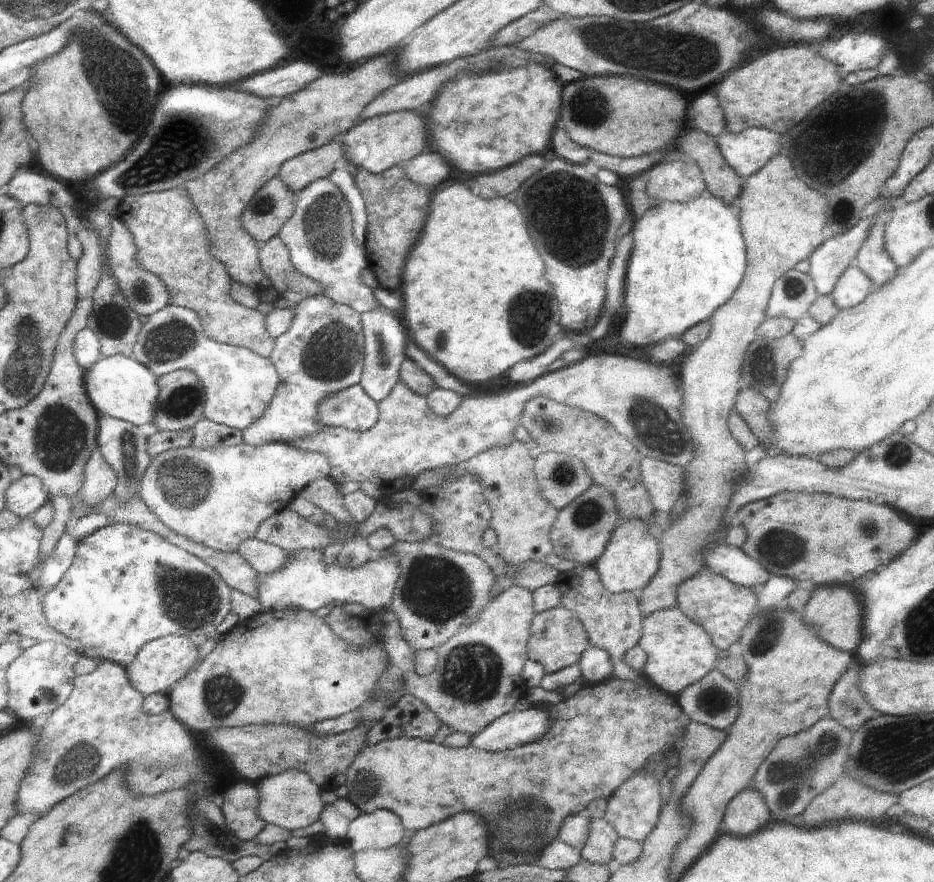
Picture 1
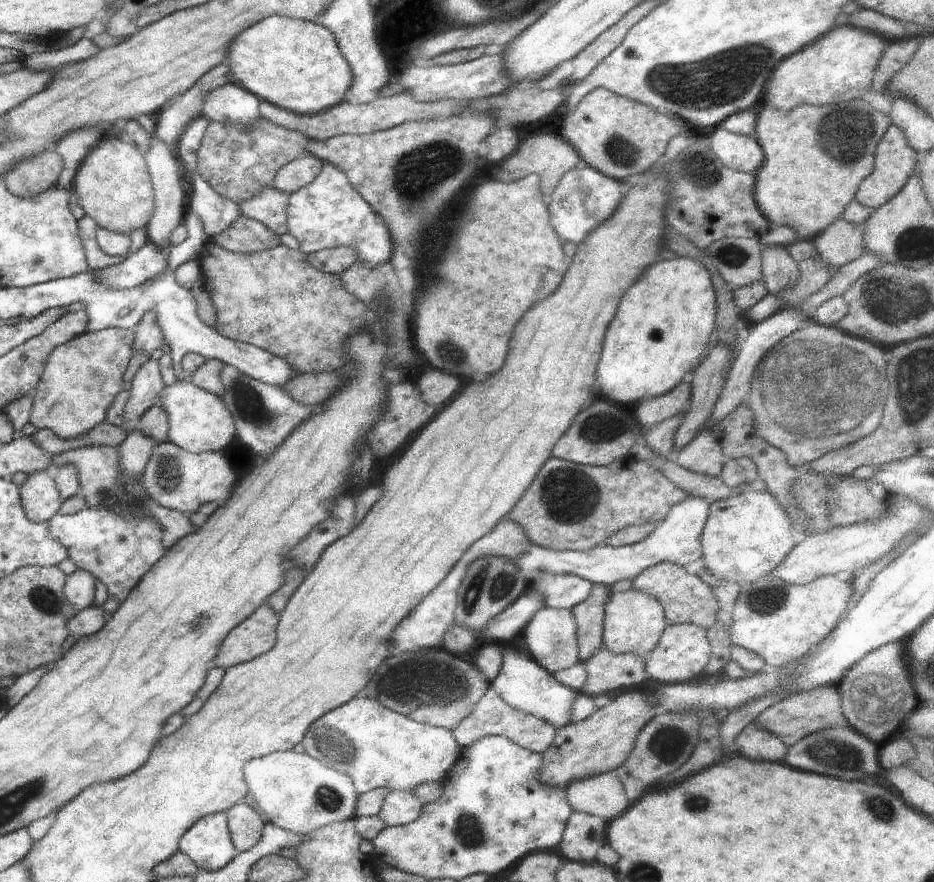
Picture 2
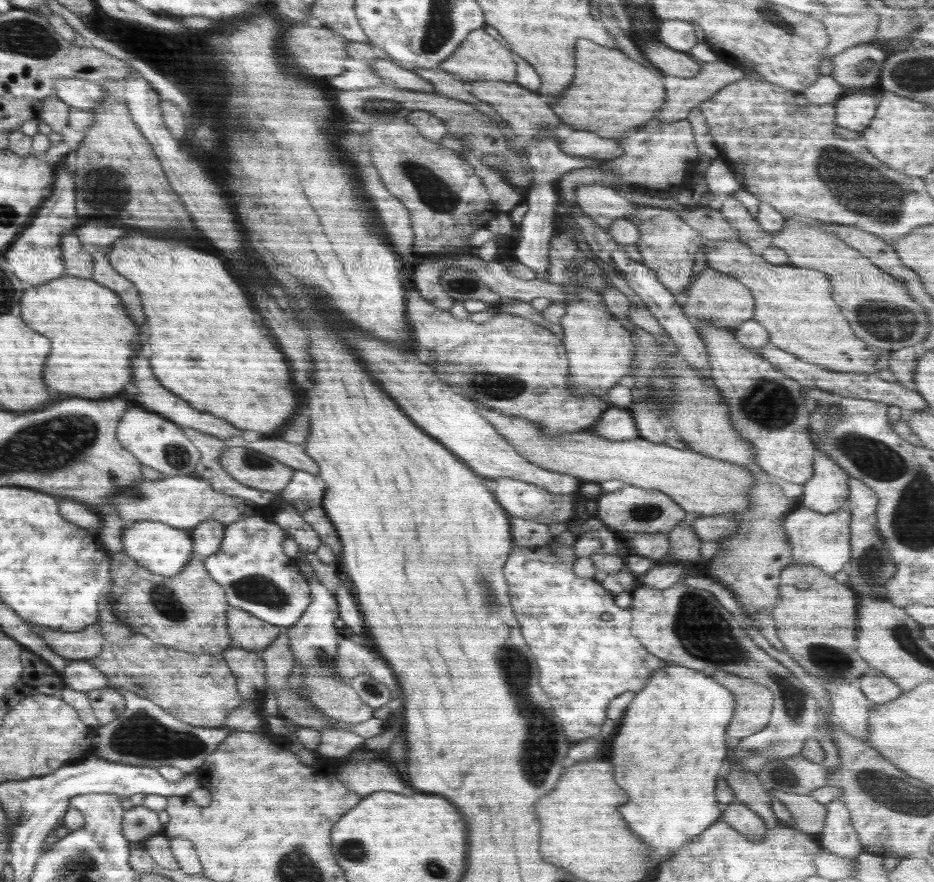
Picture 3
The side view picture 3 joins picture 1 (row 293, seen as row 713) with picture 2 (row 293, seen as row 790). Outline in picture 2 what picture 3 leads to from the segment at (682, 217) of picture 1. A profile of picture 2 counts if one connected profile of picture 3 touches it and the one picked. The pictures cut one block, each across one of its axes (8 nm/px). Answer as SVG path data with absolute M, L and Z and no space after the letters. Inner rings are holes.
M691 257L652 266L622 298L596 368L600 392L618 404L640 404L670 392L707 355L716 320L716 296L706 267Z

